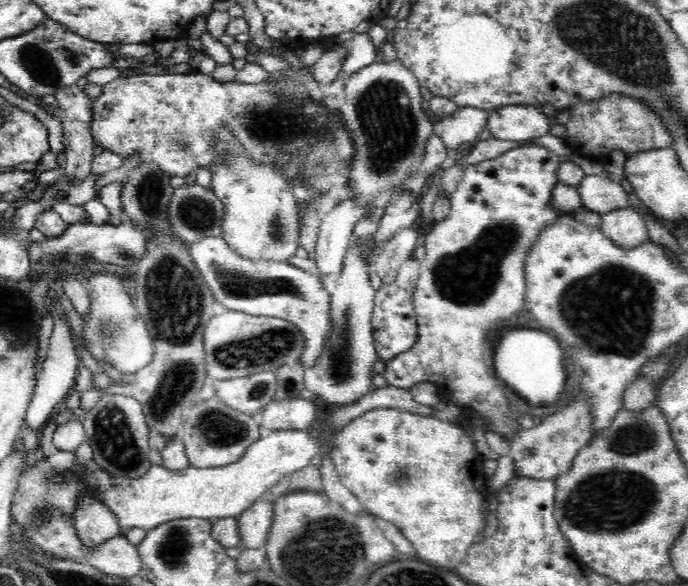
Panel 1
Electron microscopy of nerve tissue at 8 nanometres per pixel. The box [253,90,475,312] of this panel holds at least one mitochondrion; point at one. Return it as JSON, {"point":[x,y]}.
{"point":[276,231]}

